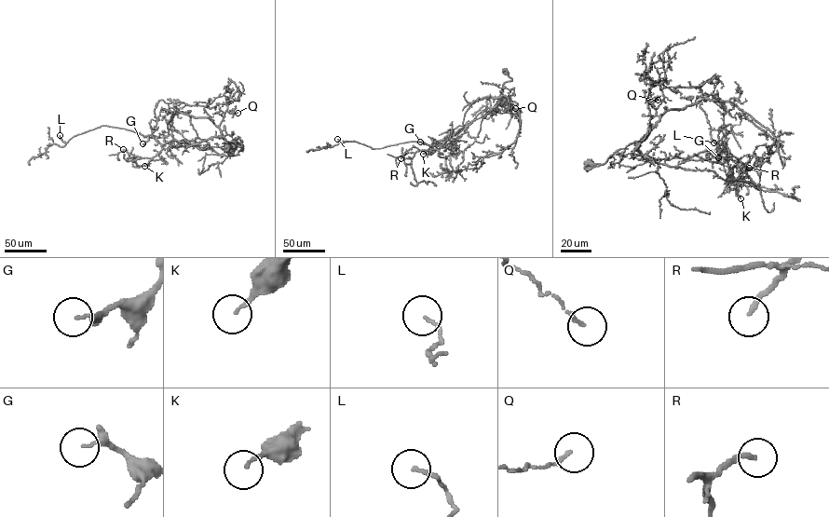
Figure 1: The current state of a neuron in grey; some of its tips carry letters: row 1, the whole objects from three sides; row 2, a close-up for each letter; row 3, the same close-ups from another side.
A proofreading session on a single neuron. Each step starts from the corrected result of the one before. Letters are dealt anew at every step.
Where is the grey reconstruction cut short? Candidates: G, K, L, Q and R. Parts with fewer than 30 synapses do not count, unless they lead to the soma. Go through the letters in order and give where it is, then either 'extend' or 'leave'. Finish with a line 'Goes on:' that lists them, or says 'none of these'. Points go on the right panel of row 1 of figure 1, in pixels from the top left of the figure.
G: at (718, 157); extend
K: at (740, 198); leave
L: at (713, 142); leave
Q: at (658, 100); leave
R: at (749, 168); extend
Goes on: G, R

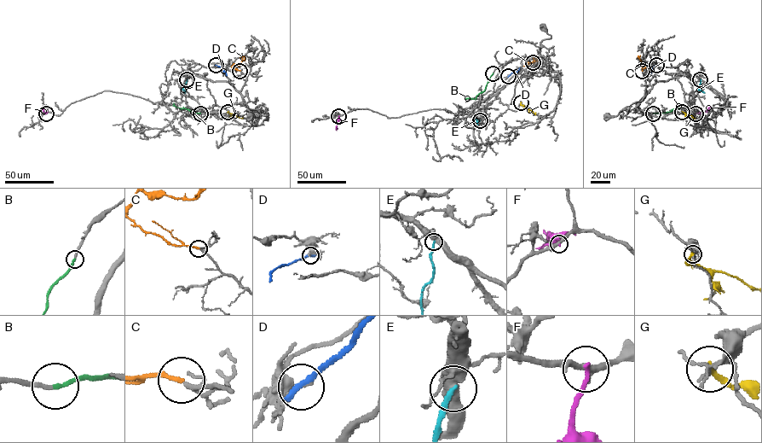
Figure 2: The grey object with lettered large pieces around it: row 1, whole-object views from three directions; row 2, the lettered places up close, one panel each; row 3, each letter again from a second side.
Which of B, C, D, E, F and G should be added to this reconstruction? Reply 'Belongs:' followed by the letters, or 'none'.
Belongs: B, C

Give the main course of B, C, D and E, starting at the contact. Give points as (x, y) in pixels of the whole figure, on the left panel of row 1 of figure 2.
B: (200, 113), (176, 107), (173, 103)
C: (239, 71), (232, 66), (239, 65), (245, 58), (243, 56)
D: (216, 65), (227, 76)
E: (187, 79), (183, 87), (185, 93)

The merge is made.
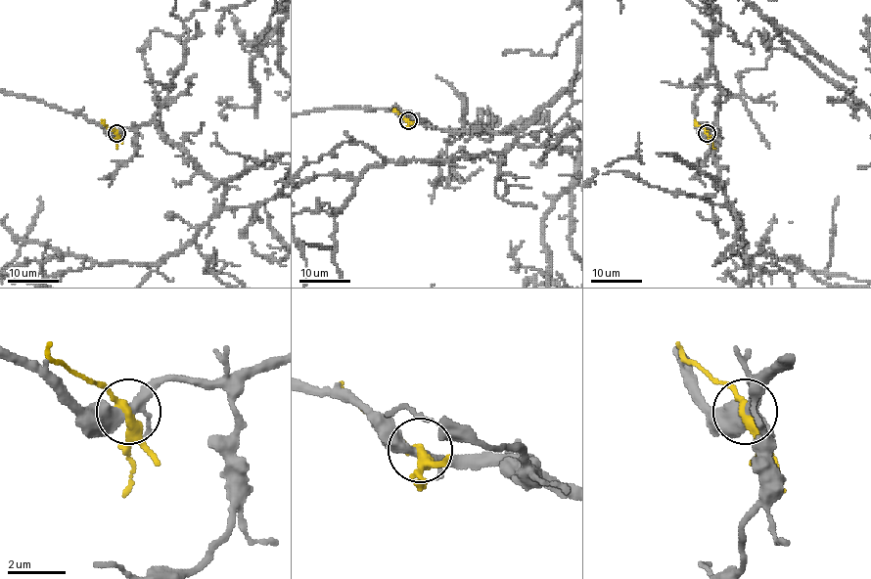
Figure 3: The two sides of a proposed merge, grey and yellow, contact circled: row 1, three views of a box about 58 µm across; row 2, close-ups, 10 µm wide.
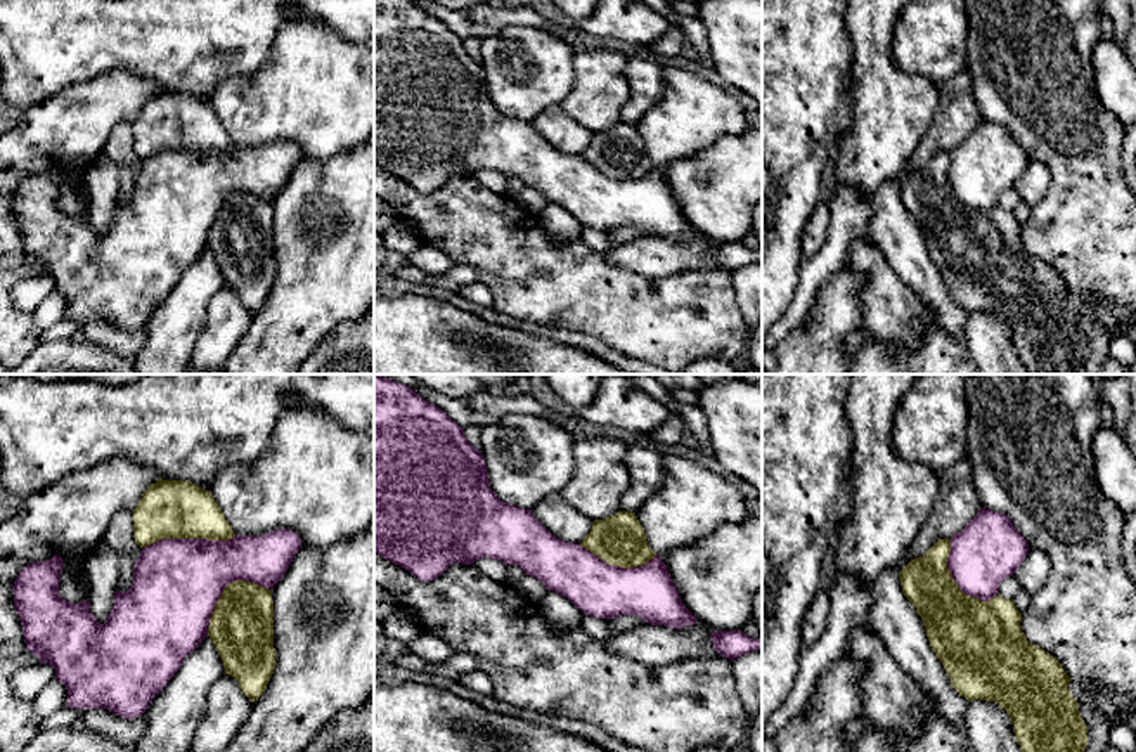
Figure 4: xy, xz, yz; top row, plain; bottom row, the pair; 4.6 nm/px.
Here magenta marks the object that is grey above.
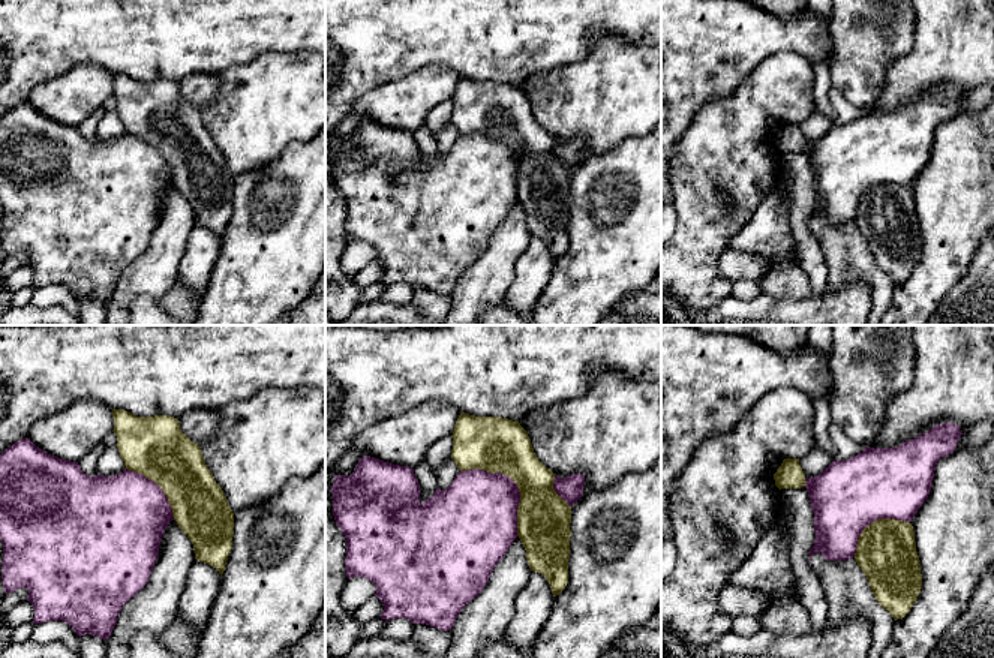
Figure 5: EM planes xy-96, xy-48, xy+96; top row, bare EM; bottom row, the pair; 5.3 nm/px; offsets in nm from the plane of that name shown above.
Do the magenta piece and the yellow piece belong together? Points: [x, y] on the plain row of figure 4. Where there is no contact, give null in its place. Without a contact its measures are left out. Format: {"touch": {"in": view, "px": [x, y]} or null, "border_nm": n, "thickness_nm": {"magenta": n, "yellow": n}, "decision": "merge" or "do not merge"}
{"touch": {"in": "xy", "px": [224, 200]}, "border_nm": 360, "thickness_nm": {"magenta": 400, "yellow": 300}, "decision": "do not merge"}

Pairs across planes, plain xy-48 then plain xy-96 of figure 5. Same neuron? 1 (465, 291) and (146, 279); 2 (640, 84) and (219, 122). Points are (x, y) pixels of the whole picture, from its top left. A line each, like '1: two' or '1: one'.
1: one
2: one

